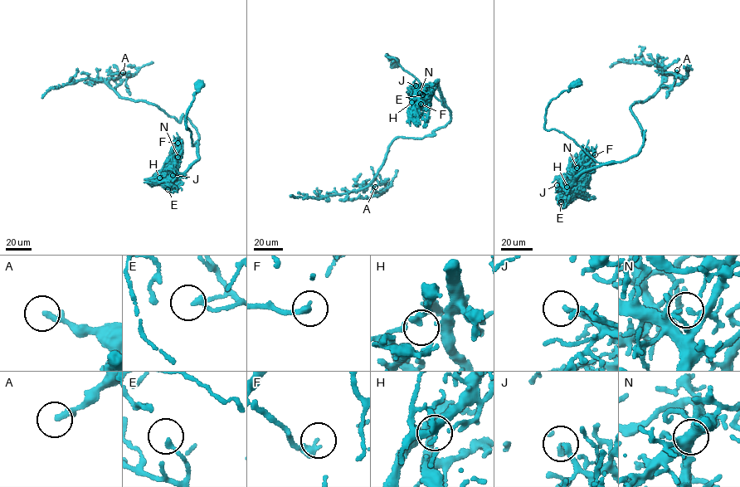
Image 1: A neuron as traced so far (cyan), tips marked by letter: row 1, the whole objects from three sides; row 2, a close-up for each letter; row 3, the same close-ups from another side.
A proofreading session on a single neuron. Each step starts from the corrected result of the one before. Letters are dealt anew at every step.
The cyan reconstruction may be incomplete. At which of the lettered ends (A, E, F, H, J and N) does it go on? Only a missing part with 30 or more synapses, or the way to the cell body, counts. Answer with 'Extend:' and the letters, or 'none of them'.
Extend: none of them

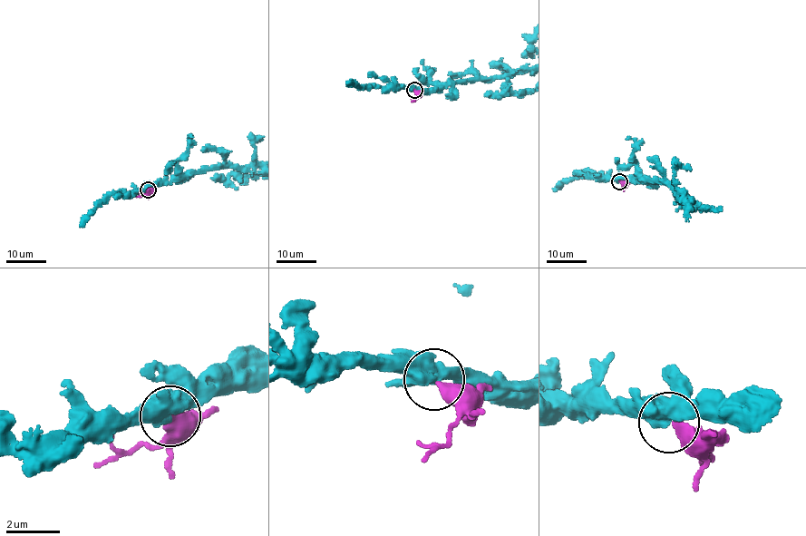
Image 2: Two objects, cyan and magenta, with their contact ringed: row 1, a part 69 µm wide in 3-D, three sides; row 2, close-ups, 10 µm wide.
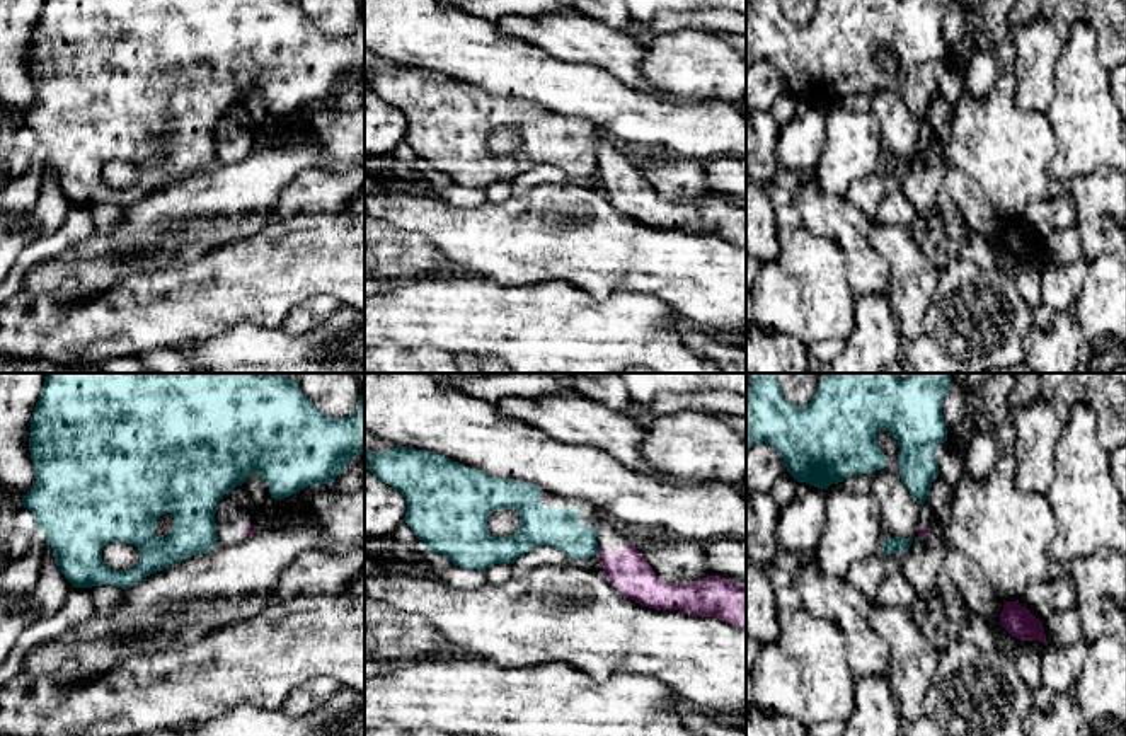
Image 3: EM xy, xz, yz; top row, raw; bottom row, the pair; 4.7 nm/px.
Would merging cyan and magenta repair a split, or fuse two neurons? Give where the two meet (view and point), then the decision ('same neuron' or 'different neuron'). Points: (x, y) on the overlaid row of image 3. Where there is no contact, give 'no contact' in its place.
contact xz (597, 549); different neuron

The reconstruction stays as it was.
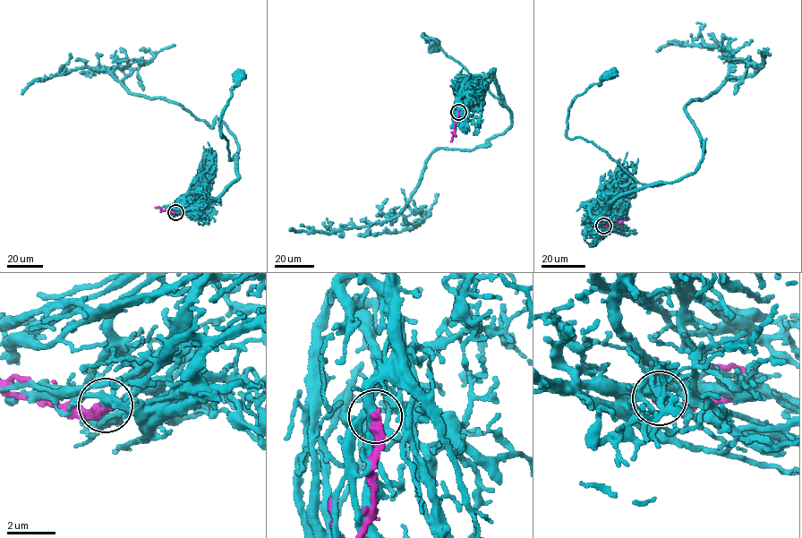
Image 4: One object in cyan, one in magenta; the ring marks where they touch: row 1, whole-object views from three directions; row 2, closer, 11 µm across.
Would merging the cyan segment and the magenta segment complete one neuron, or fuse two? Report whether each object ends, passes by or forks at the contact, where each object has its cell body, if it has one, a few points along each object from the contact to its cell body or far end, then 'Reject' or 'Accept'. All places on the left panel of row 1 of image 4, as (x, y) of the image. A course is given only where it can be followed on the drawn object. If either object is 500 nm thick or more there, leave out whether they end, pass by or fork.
At the ring cyan forks. At the ring magenta ends. Soma of cyan: (240, 75). Soma of magenta: none. Course of cyan: (175, 212), (219, 198), (237, 179), (236, 155), (229, 160), (228, 143), (220, 135), (219, 120), (240, 73). Course of magenta: (175, 212), (155, 207). Reject

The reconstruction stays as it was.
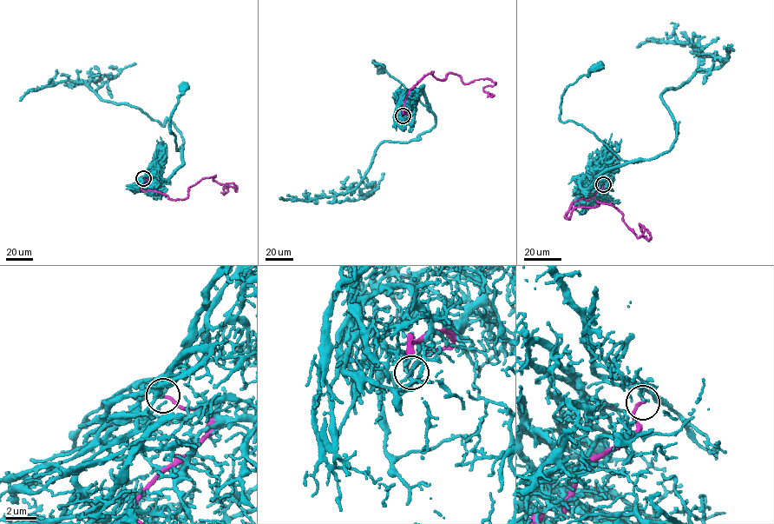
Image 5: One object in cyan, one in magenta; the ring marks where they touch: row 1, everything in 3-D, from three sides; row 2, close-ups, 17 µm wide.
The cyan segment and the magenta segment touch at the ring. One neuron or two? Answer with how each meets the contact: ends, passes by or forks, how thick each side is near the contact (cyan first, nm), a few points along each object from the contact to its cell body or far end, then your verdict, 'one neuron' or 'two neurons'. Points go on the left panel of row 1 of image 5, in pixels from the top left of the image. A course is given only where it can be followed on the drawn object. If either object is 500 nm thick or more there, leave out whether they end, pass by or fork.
cyan ends there; magenta ends there; 190 nm thick on the cyan side, 220 nm on the other; cyan runs (143, 177), (154, 168), (161, 177), (168, 179), (182, 165), (181, 147), (176, 151), (169, 121), (185, 85); magenta runs (143, 177), (141, 189), (171, 199), (186, 199), (206, 177), (236, 191), (226, 183), (224, 194), (226, 186); two neurons

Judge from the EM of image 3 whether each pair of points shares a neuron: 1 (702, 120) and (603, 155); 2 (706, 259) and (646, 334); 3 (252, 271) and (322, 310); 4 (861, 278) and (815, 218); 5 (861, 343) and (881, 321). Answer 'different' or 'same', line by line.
1: different
2: different
3: different
4: same
5: same

